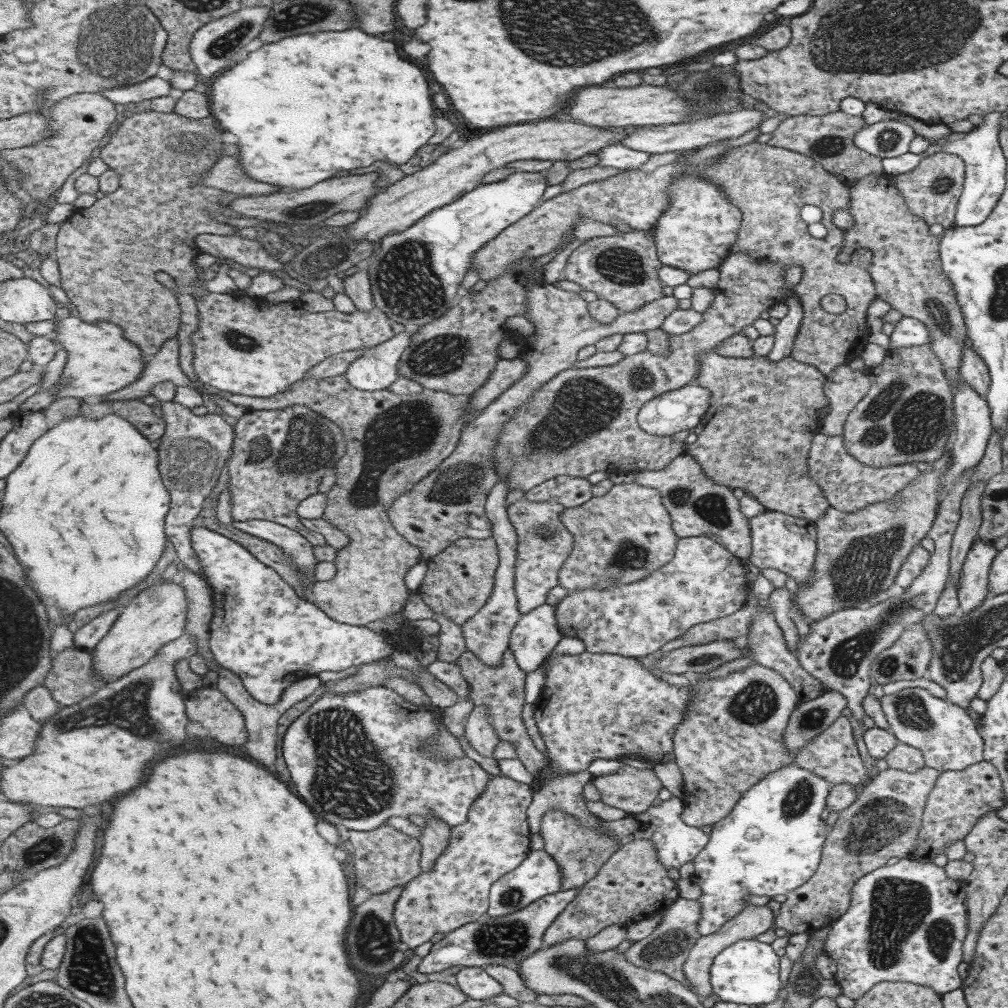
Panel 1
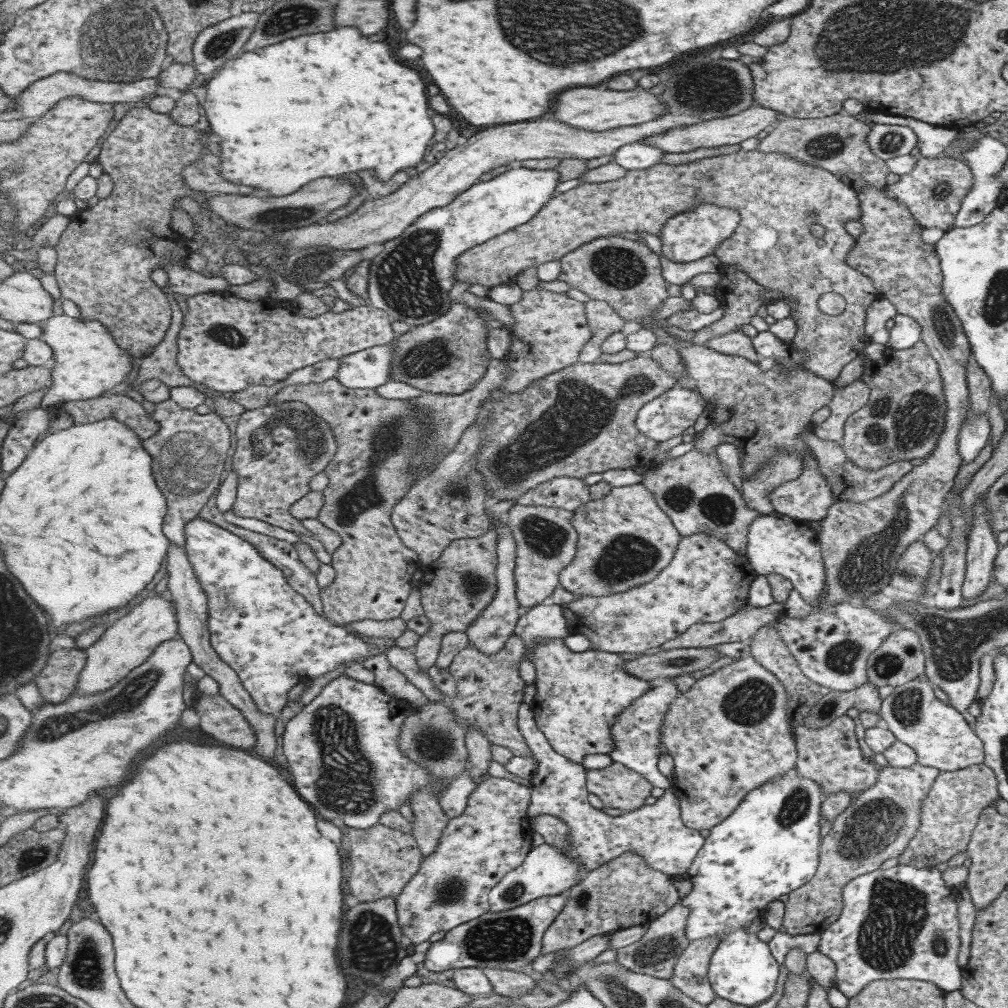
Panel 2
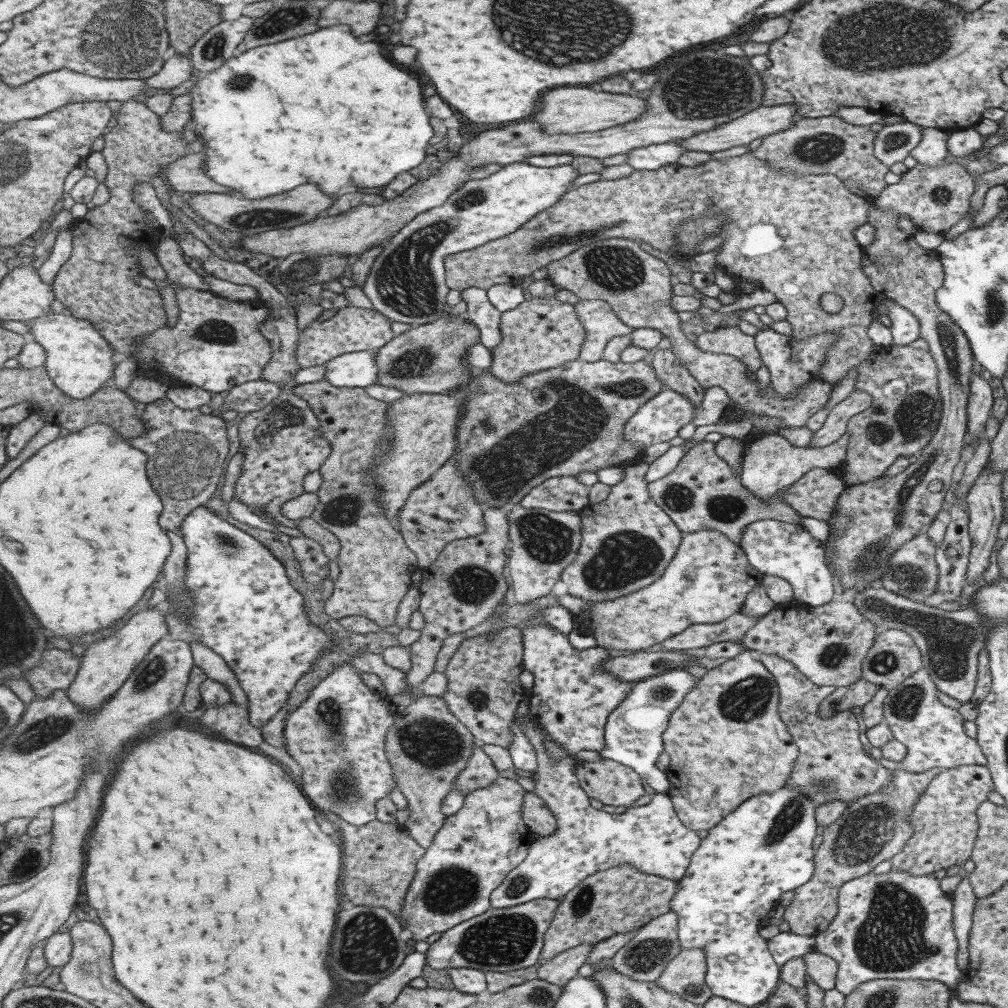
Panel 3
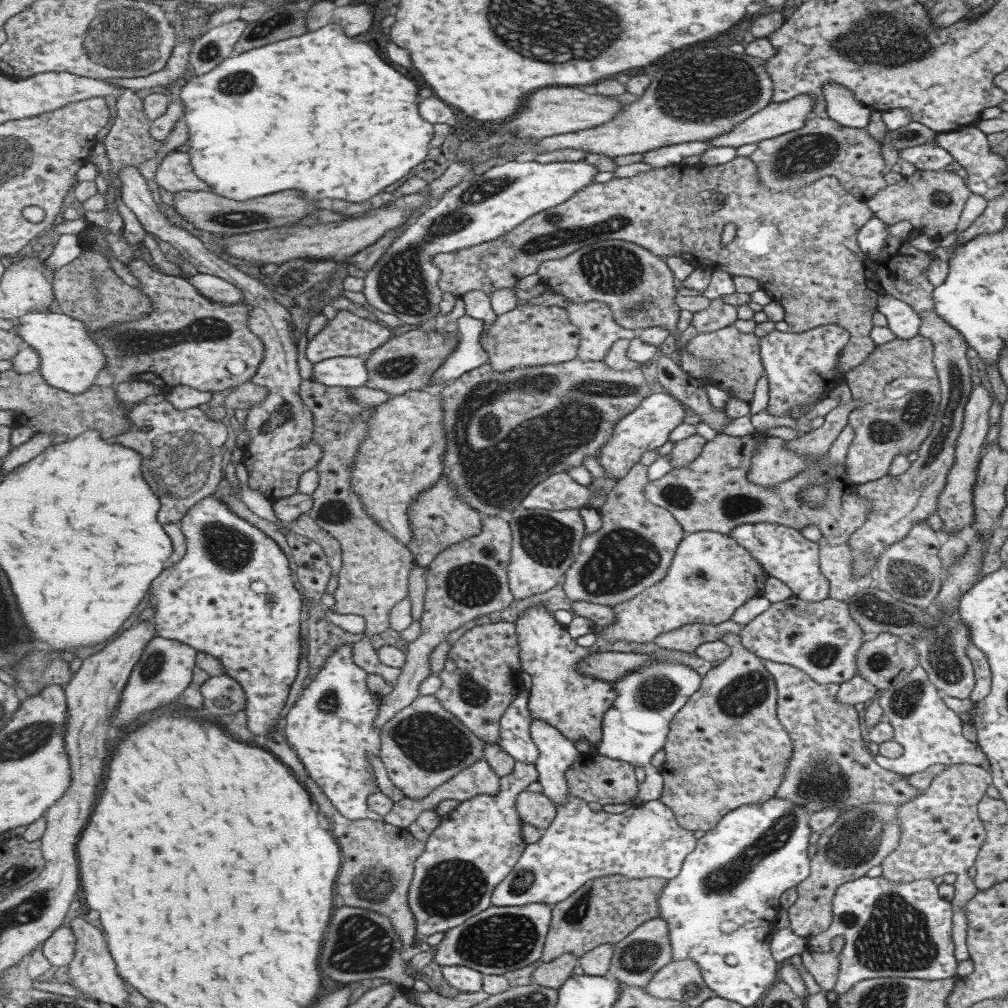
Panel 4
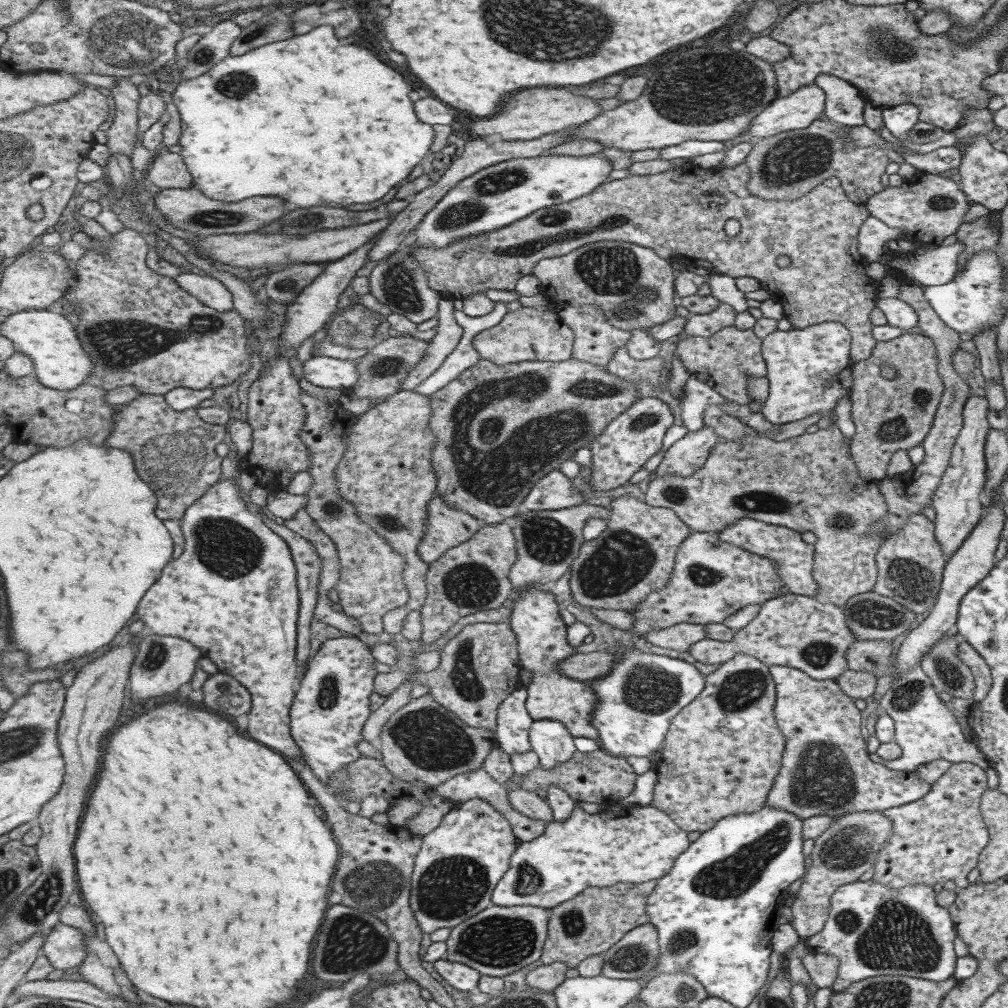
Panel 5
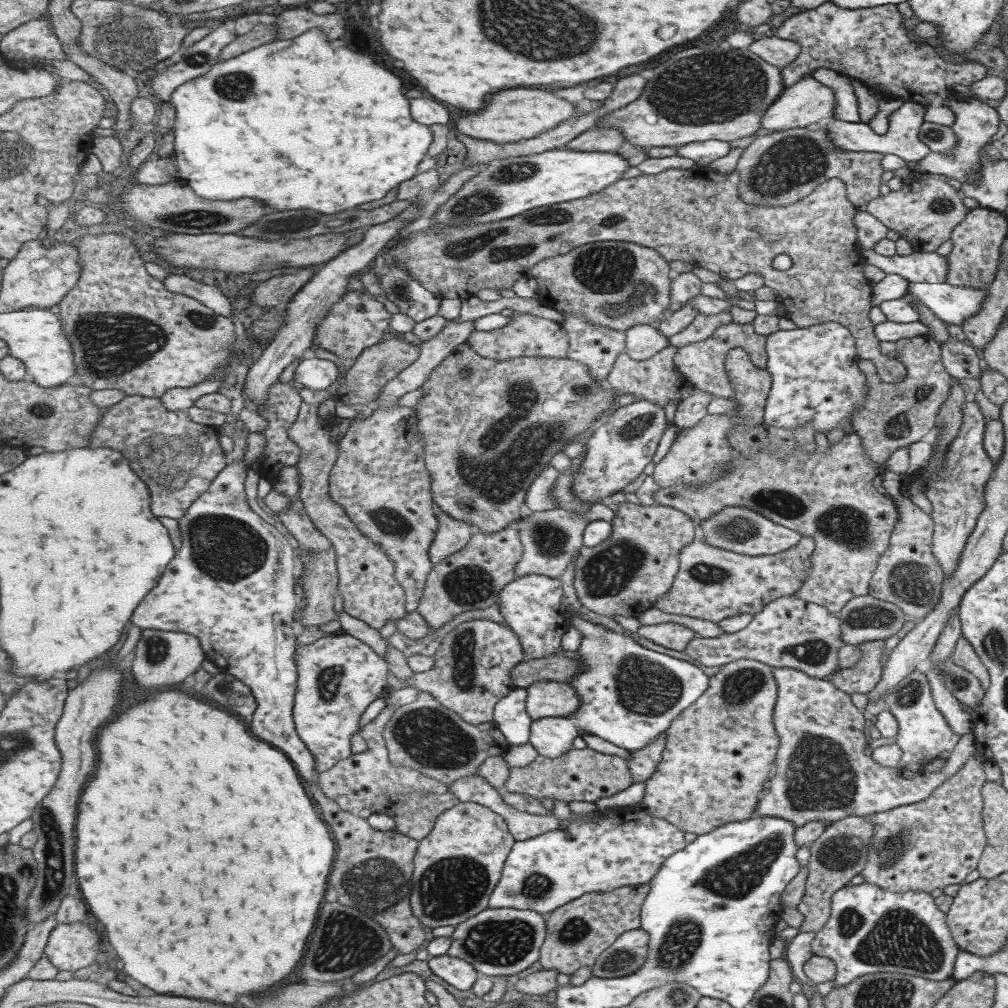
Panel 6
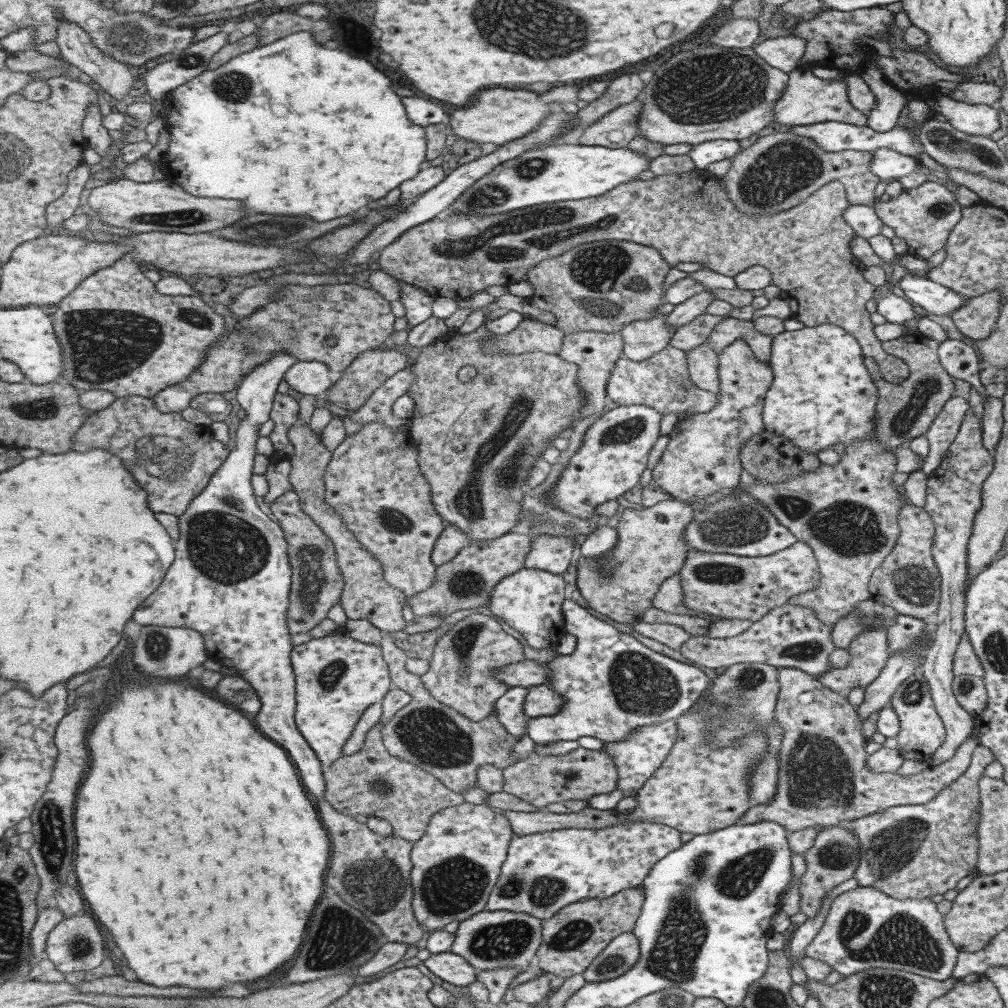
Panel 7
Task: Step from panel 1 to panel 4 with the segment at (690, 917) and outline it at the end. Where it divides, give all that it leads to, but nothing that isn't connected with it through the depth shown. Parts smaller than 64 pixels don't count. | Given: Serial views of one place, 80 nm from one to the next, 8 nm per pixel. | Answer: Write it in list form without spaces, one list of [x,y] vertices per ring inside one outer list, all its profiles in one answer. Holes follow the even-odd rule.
[[[663,918],[645,921],[637,929],[633,929],[625,938],[613,945],[613,958],[608,976],[617,981],[635,986],[645,986],[651,976],[665,966],[672,958],[671,941],[668,938],[668,922]]]

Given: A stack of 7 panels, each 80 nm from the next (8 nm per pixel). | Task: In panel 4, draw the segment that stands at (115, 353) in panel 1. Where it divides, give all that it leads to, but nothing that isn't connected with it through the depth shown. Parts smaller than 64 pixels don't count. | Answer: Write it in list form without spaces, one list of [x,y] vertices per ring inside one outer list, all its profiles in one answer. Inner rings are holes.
[[[37,311],[27,313],[15,322],[17,326],[13,332],[17,332],[26,345],[38,350],[42,362],[40,373],[55,388],[71,394],[85,394],[107,366],[107,354],[100,343],[93,339],[92,330],[83,320],[73,318],[73,315]]]

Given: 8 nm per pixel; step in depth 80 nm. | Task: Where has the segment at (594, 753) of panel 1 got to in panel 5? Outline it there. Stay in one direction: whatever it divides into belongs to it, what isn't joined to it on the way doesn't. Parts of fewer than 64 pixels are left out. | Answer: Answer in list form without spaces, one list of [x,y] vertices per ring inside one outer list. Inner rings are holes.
[[[531,585],[519,592],[513,590],[515,602],[509,623],[515,631],[523,666],[534,672],[531,684],[526,687],[528,699],[526,707],[535,721],[553,719],[564,722],[573,738],[601,739],[592,720],[594,710],[600,701],[590,681],[569,678],[558,670],[558,664],[568,656],[575,655],[575,647],[567,644],[567,623],[562,617],[555,594],[549,587]]]

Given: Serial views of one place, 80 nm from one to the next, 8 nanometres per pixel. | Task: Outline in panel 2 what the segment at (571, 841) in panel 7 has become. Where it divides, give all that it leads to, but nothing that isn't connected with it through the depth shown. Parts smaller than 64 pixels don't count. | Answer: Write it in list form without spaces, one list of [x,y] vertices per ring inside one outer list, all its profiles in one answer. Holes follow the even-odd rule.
[[[531,703],[520,708],[521,733],[528,740],[539,766],[531,780],[531,804],[527,818],[534,821],[537,815],[548,814],[563,818],[572,829],[572,848],[568,853],[547,842],[536,846],[524,860],[524,865],[513,870],[490,894],[490,910],[503,912],[535,901],[541,897],[568,893],[581,876],[611,862],[625,852],[636,852],[649,864],[649,868],[660,871],[669,878],[684,877],[693,857],[704,843],[698,830],[685,826],[680,819],[677,797],[672,790],[663,794],[651,804],[641,806],[633,812],[623,812],[620,816],[609,816],[589,804],[588,770],[583,764],[571,762],[564,754],[559,754],[539,729]]]

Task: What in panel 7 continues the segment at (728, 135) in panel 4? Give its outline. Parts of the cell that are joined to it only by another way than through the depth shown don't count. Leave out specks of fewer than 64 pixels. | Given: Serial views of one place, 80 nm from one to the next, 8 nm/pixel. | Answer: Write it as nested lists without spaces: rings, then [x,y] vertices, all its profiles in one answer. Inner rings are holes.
[[[793,69],[788,72],[785,90],[780,94],[773,107],[773,124],[784,124],[786,127],[803,126],[809,123],[827,121],[845,122],[865,126],[866,114],[853,108],[848,101],[846,82],[839,79],[823,80],[813,76],[809,69]]]

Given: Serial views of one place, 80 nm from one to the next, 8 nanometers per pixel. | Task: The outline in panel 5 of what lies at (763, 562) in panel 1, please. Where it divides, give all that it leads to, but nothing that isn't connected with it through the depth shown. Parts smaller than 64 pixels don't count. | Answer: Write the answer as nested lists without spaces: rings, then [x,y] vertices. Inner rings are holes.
[[[742,518],[723,526],[723,530],[719,530],[716,534],[717,539],[721,542],[732,544],[751,554],[771,559],[776,564],[778,575],[789,593],[814,598],[818,587],[811,578],[810,573],[814,559],[814,545],[801,541],[799,533],[786,527],[767,524],[755,519]]]

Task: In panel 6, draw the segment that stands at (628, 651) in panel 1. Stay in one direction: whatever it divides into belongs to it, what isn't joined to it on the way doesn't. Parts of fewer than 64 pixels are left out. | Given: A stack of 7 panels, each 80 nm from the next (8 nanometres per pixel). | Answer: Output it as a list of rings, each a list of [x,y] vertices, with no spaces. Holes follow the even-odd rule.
[[[800,537],[797,545],[784,552],[749,556],[721,550],[702,542],[701,538],[693,538],[680,550],[679,566],[671,588],[657,597],[651,607],[667,614],[690,616],[713,623],[737,614],[753,616],[775,598],[789,596],[801,586],[808,577],[813,549],[811,539]]]

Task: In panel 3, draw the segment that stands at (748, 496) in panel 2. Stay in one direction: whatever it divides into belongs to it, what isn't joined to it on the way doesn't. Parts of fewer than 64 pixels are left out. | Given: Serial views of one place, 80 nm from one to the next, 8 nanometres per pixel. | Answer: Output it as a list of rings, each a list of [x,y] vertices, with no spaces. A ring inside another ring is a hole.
[[[843,433],[835,442],[821,448],[793,446],[781,435],[763,435],[748,444],[743,451],[740,481],[751,494],[767,502],[771,494],[795,483],[811,469],[824,469],[836,472],[838,466],[844,466],[848,434]]]

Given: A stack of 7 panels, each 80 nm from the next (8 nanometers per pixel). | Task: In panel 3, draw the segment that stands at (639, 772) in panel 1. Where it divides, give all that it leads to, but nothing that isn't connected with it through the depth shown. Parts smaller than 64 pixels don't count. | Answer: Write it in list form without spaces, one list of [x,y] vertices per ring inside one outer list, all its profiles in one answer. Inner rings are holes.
[[[611,759],[577,764],[577,779],[590,798],[603,805],[629,808],[645,795],[643,781],[631,768]]]

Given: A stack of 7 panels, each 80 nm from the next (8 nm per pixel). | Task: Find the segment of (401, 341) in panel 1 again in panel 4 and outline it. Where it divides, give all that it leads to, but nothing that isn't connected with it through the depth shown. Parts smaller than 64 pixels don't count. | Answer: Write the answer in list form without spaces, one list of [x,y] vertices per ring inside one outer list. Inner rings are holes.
[[[366,356],[328,358],[313,365],[311,378],[331,387],[351,389],[366,386],[369,380]]]

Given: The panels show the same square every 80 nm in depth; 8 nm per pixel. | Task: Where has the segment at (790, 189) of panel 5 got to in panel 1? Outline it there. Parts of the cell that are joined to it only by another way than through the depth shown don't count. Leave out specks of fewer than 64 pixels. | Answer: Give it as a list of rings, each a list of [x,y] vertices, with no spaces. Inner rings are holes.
[[[840,110],[828,112],[823,116],[798,114],[781,121],[770,132],[771,137],[767,140],[766,144],[802,154],[820,164],[838,181],[853,183],[868,174],[874,174],[874,176],[885,174],[882,169],[881,158],[867,154],[867,152],[857,148],[852,143],[853,135],[865,125],[860,115],[851,116]]]

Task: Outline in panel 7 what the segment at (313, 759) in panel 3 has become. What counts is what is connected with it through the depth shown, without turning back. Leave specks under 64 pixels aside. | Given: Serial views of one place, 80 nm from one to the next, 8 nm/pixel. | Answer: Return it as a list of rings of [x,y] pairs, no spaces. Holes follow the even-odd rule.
[[[348,634],[327,635],[311,639],[306,643],[294,646],[292,665],[296,674],[296,723],[305,740],[316,751],[325,770],[339,758],[343,758],[343,746],[355,732],[355,726],[361,714],[375,702],[384,703],[388,692],[394,687],[392,673],[386,658],[381,652],[381,645],[364,643],[355,640]]]

